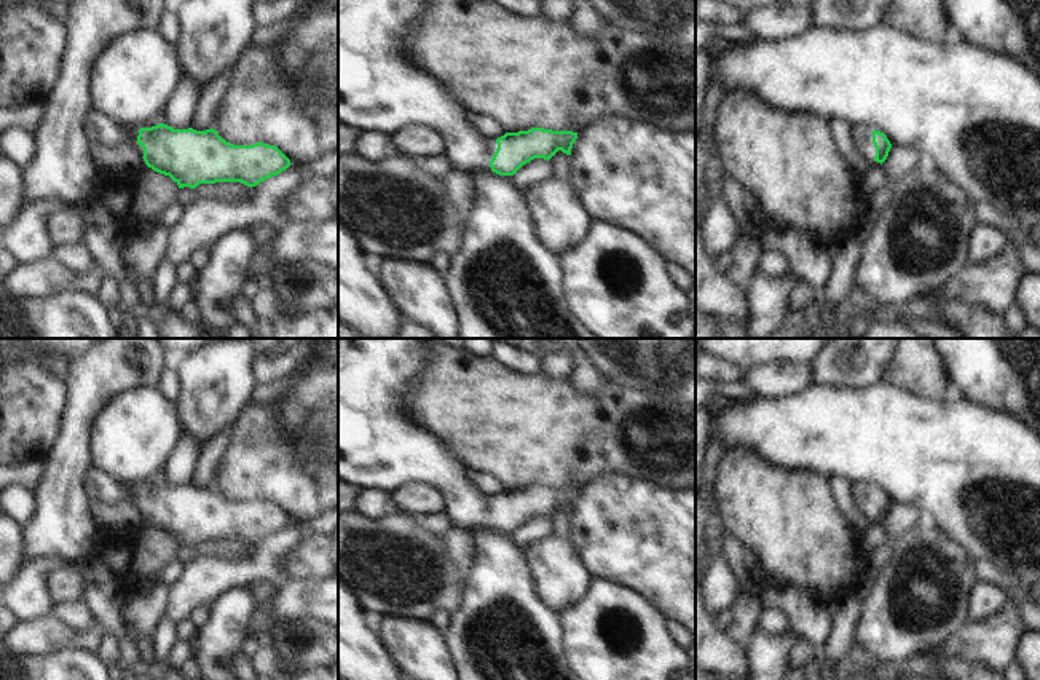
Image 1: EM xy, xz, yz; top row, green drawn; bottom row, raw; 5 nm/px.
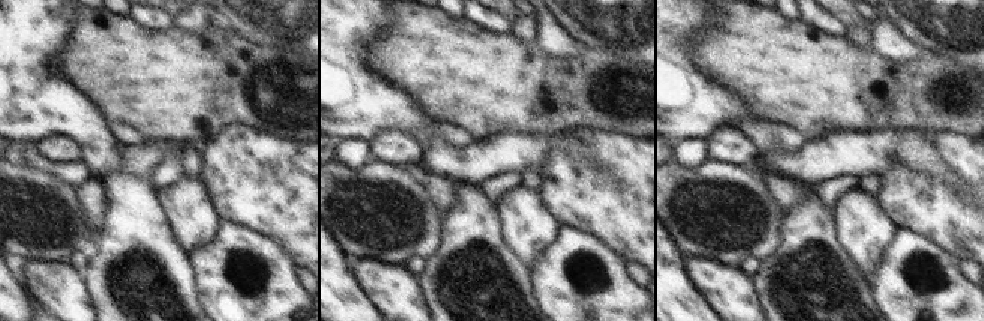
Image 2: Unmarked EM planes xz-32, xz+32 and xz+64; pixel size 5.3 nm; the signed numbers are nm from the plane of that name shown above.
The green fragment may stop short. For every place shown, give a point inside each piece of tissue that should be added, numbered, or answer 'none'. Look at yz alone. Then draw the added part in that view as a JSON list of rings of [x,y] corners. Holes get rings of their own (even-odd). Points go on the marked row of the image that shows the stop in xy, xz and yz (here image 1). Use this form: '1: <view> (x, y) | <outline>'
1: yz (863, 139) | [[[855,129],[855,144],[865,155],[874,160],[876,147],[873,144],[873,131],[857,131]]]

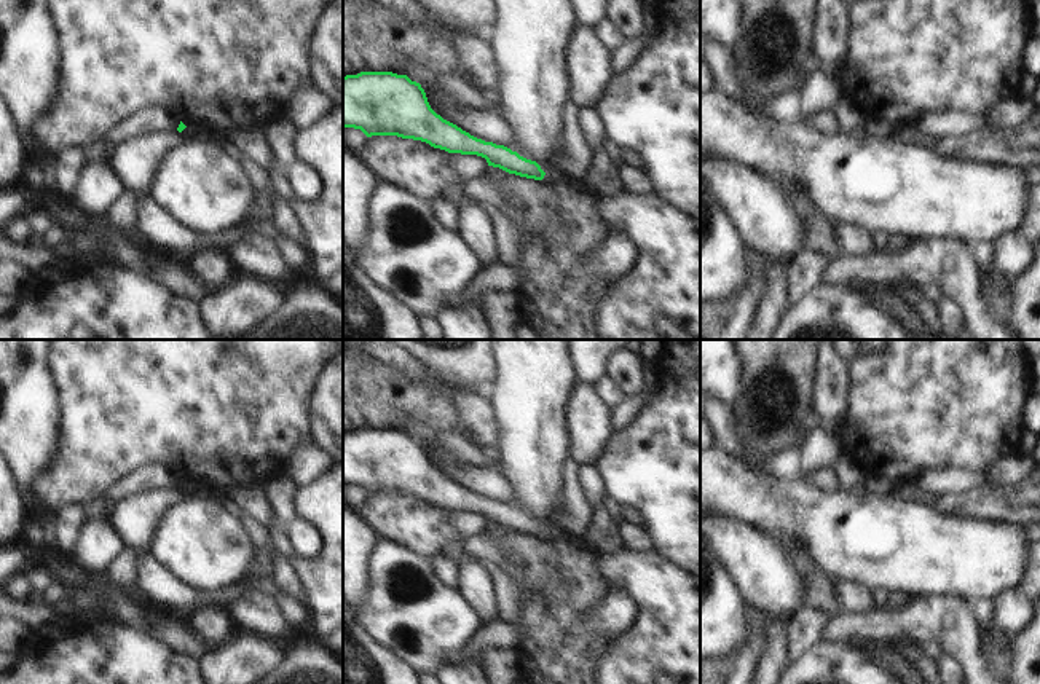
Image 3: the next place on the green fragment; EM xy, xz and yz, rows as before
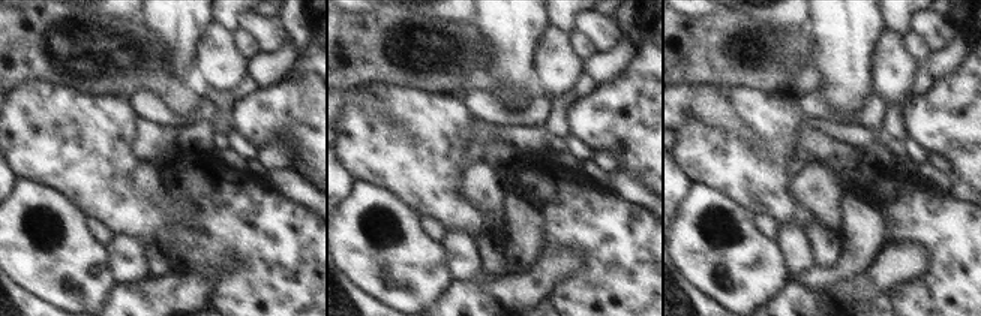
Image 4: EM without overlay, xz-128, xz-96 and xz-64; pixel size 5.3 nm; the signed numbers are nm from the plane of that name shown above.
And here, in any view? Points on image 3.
none

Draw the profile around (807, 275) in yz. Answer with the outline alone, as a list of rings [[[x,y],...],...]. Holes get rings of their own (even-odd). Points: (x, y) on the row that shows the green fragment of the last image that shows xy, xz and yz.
[[[815,250],[802,252],[793,269],[793,295],[806,297],[823,284],[823,271],[831,260]]]

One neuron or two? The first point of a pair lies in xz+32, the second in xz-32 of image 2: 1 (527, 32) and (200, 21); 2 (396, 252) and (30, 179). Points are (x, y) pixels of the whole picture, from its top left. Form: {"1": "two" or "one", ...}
{"1": "one", "2": "one"}

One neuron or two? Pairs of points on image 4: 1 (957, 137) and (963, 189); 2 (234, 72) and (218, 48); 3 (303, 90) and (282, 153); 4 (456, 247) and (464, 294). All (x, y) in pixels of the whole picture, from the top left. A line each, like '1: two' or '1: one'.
1: two
2: one
3: two
4: two

